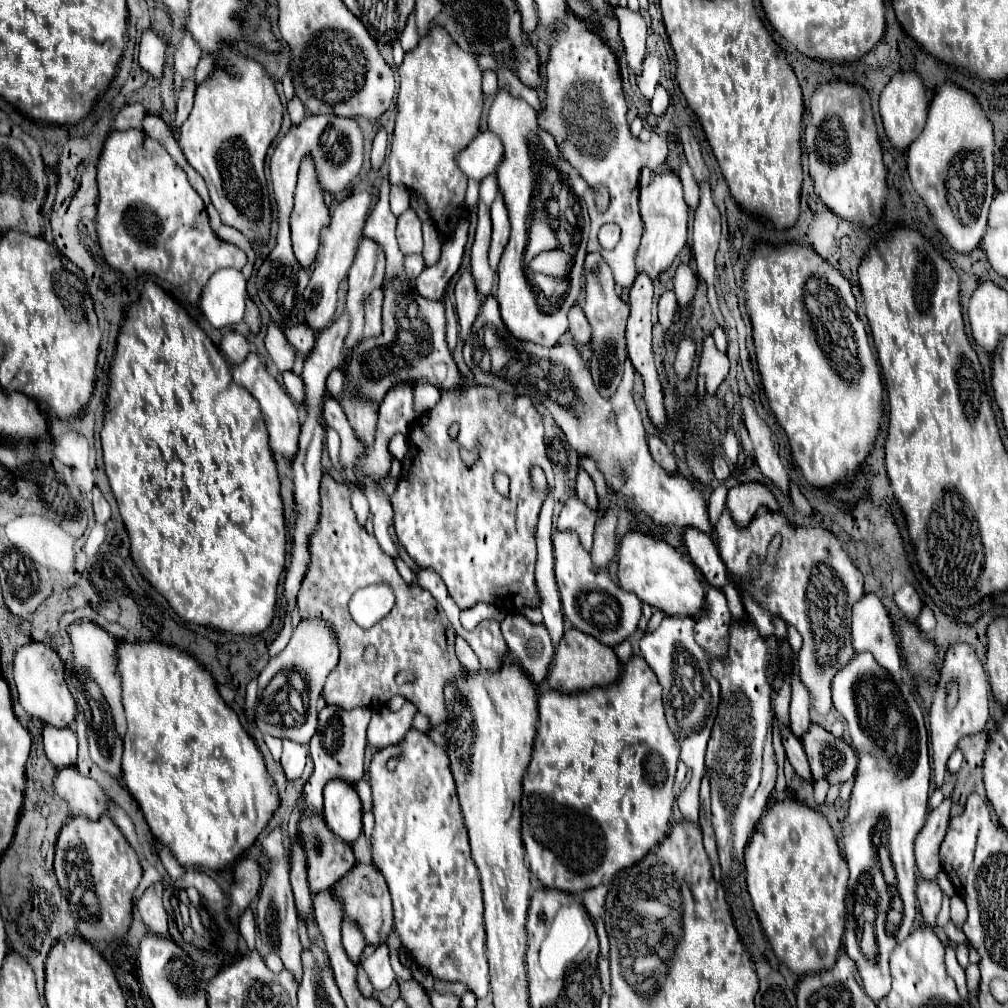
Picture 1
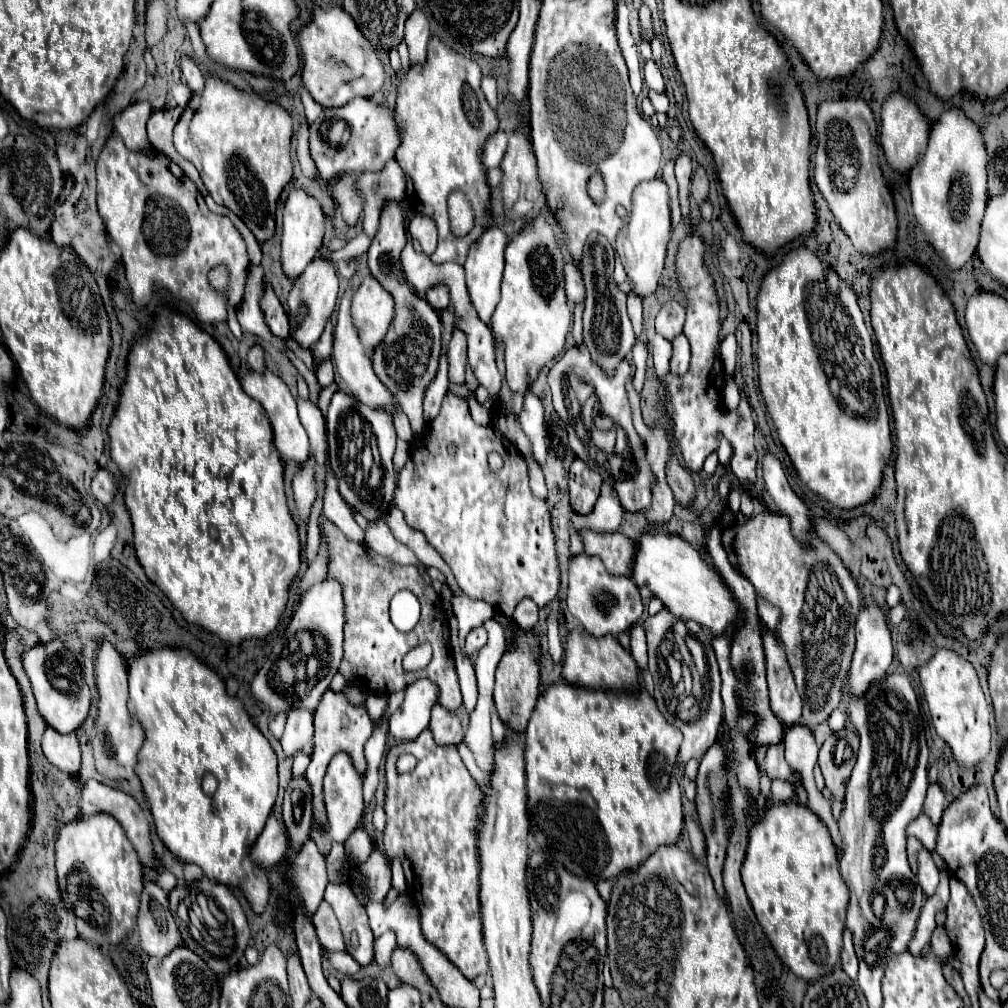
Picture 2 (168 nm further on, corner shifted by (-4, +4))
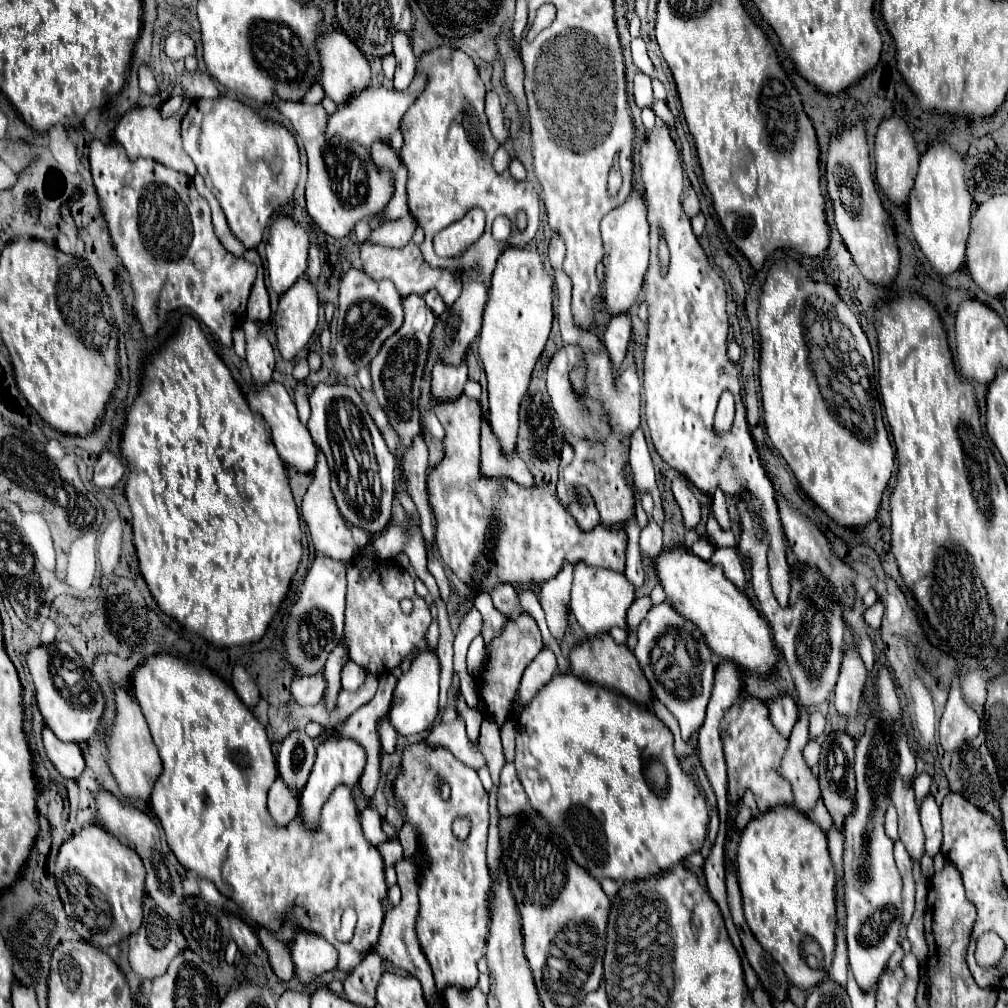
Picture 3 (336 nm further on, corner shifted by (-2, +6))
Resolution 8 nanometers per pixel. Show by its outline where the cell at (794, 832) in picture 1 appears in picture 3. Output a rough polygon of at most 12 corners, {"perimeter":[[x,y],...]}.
{"perimeter":[[778,805],[740,831],[754,937],[804,991],[836,947],[826,833]]}

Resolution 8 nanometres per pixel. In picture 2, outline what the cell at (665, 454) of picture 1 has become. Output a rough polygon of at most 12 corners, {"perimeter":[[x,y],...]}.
{"perimeter":[[672,455],[666,479],[676,503],[688,507],[696,497],[692,475]]}

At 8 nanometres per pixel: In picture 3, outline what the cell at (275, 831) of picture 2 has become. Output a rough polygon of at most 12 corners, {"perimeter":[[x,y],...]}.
{"perimeter":[[276,777],[268,811],[278,827],[298,813],[298,797]]}

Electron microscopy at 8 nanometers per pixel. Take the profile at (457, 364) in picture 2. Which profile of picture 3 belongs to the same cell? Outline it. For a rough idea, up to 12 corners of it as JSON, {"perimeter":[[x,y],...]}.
{"perimeter":[[438,361],[432,371],[436,399],[460,397],[466,361],[446,365]]}

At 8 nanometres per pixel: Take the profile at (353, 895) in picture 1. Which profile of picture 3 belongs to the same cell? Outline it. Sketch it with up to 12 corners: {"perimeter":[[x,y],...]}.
{"perimeter":[[398,839],[380,843],[384,867],[394,867],[404,859]]}

